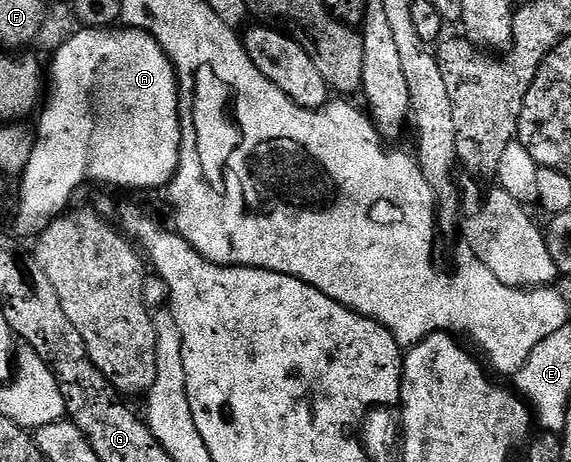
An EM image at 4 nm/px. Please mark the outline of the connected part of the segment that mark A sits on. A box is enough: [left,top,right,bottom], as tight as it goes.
[19,27,183,239]

